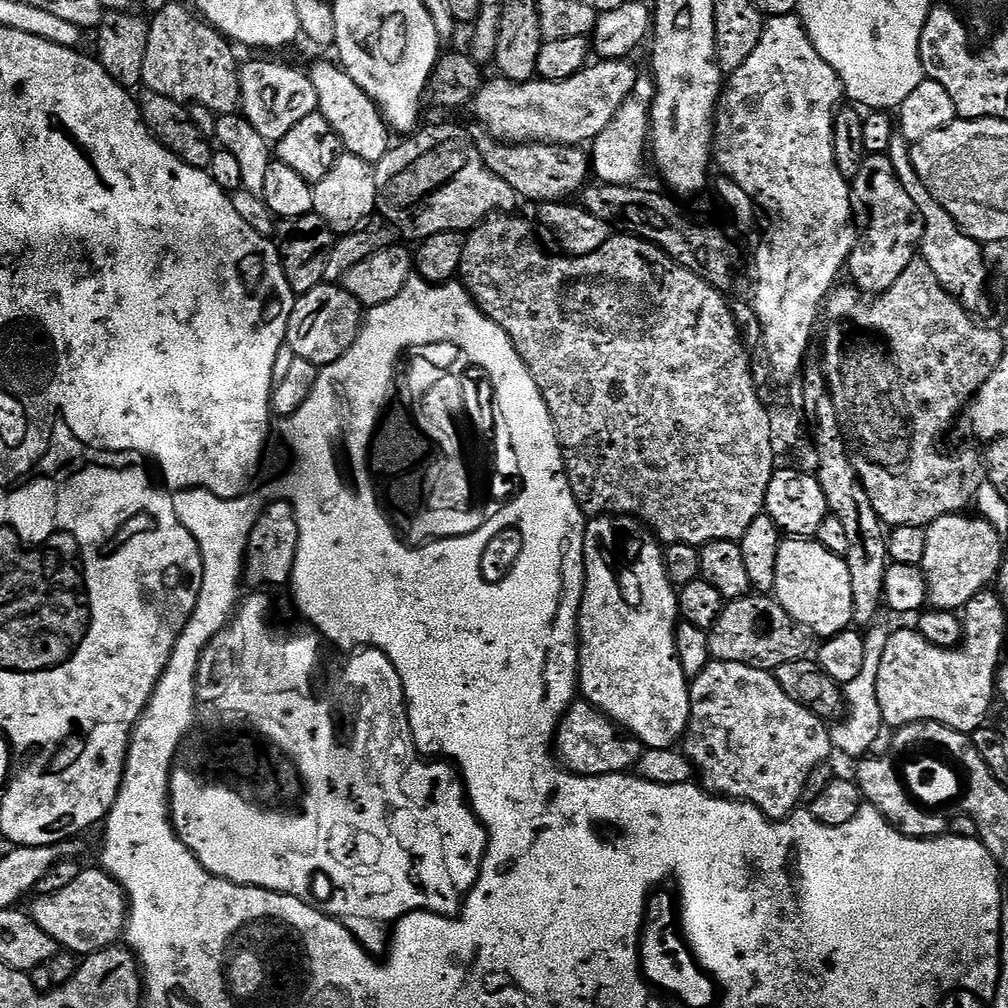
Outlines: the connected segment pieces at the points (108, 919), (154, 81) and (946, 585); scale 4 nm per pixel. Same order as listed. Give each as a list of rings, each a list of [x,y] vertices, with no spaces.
[[[85,867],[66,886],[66,890],[58,890],[58,894],[49,896],[37,895],[36,901],[30,907],[30,914],[38,926],[54,942],[64,950],[67,950],[77,957],[83,958],[92,952],[103,948],[113,947],[116,940],[125,935],[128,923],[128,897],[124,887],[114,879],[110,873],[104,871],[103,867]]]
[[[180,4],[166,5],[160,16],[164,21],[153,23],[148,30],[150,42],[146,42],[146,66],[142,66],[143,87],[188,106],[203,102],[217,117],[233,115],[240,107],[240,69],[232,53],[233,45],[211,26],[205,27],[203,44],[194,29],[175,24],[172,20],[188,16]]]
[[[953,514],[938,518],[926,529],[926,548],[922,567],[924,577],[928,583],[928,601],[936,610],[960,610],[974,598],[974,594],[985,591],[995,581],[997,572],[1000,571],[1000,562],[1005,559],[1006,552],[1000,545],[1002,536],[996,532],[990,521],[979,515],[964,516]]]

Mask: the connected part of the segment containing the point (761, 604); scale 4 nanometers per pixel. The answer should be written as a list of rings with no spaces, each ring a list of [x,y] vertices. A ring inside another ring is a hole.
[[[747,594],[727,601],[707,634],[713,661],[738,662],[771,673],[786,662],[805,659],[809,640],[805,629],[792,623],[790,614],[768,594]]]

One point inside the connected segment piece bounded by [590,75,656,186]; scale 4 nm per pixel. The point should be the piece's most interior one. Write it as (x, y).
(617, 156)

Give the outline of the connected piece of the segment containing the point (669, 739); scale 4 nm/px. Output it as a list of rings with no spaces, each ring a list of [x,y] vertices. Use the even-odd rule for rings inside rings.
[[[606,515],[589,519],[582,535],[584,538],[584,597],[580,600],[578,621],[579,695],[589,704],[594,705],[602,715],[612,719],[629,737],[639,740],[645,749],[673,747],[688,728],[690,684],[682,674],[682,666],[676,657],[676,625],[680,615],[680,601],[677,589],[673,588],[670,578],[666,574],[664,548],[659,540],[650,535],[647,527],[642,526],[639,520],[634,520],[629,515]]]

